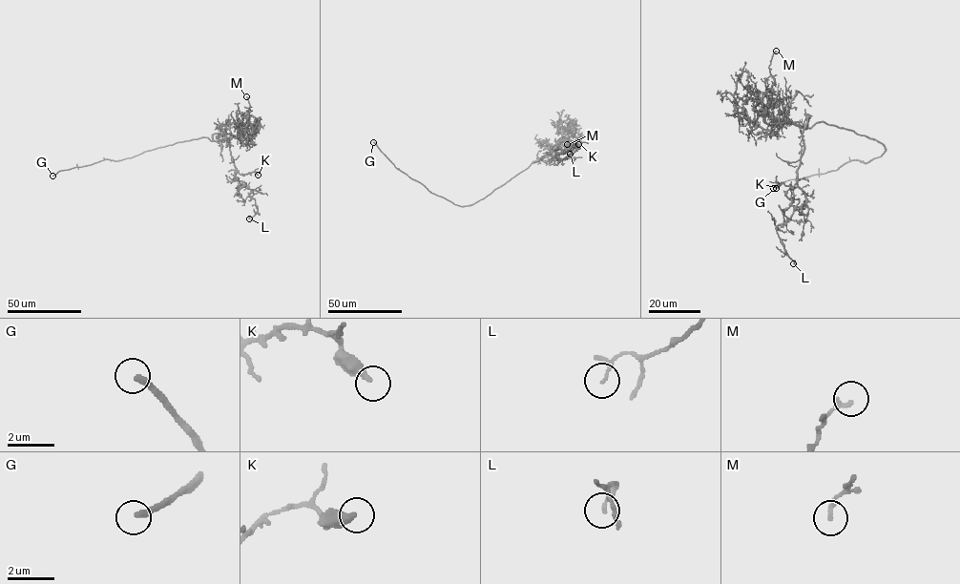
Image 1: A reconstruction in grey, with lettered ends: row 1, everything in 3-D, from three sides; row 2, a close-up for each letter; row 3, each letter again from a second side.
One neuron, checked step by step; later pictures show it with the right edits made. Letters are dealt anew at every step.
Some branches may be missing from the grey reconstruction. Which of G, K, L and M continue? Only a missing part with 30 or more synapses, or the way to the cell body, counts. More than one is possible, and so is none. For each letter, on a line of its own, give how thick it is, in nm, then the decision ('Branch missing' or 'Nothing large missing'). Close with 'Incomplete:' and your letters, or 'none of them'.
G: Thickness 280 nm. Branch missing
K: Thickness 360 nm. Nothing large missing
L: Thickness 80 nm. Nothing large missing
M: Thickness 150 nm. Nothing large missing
Incomplete: G

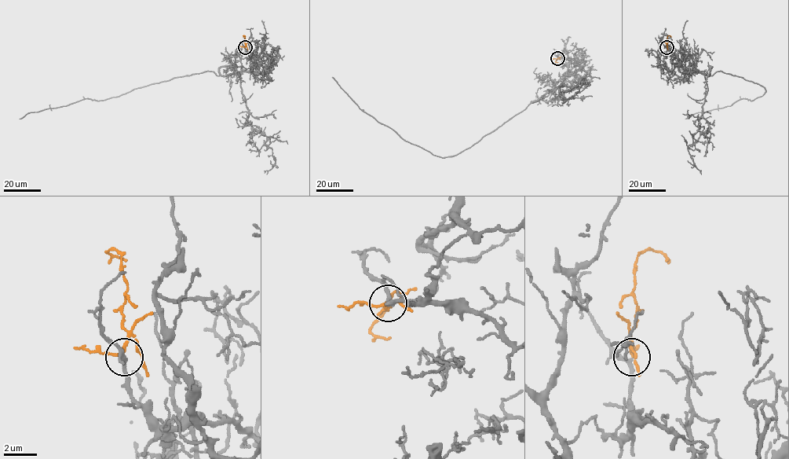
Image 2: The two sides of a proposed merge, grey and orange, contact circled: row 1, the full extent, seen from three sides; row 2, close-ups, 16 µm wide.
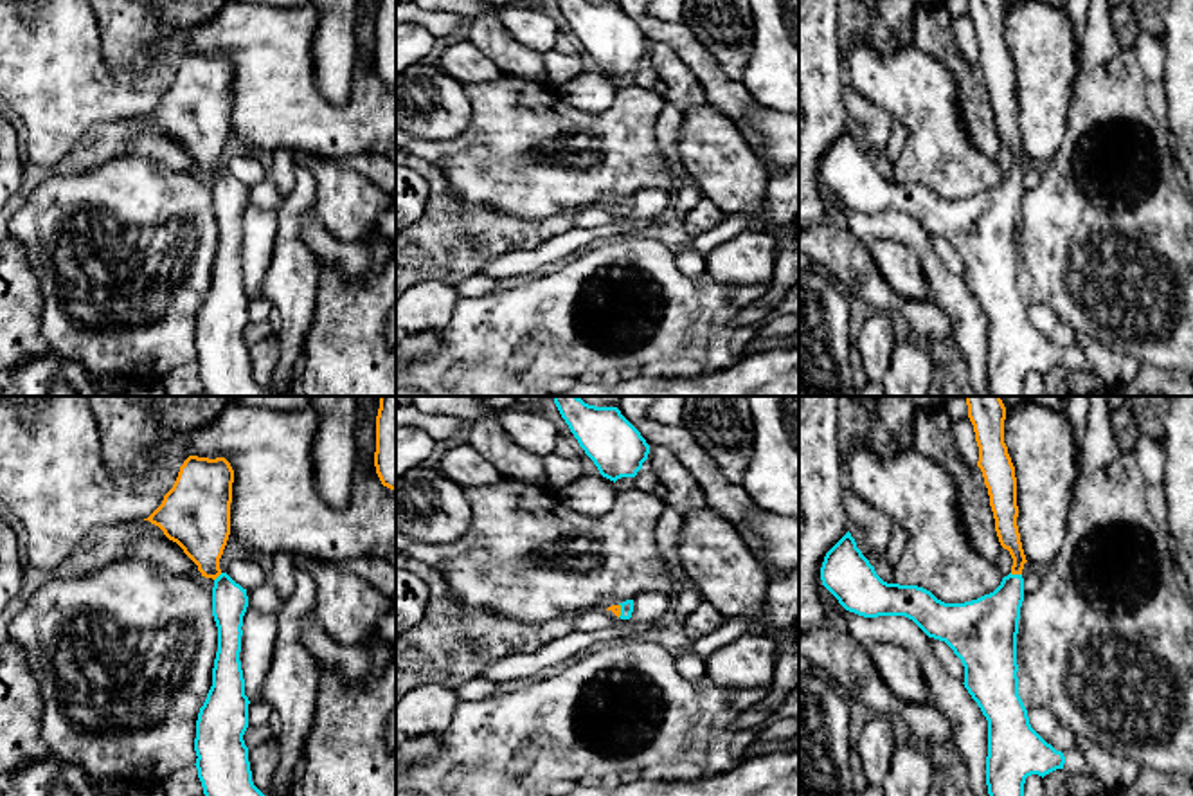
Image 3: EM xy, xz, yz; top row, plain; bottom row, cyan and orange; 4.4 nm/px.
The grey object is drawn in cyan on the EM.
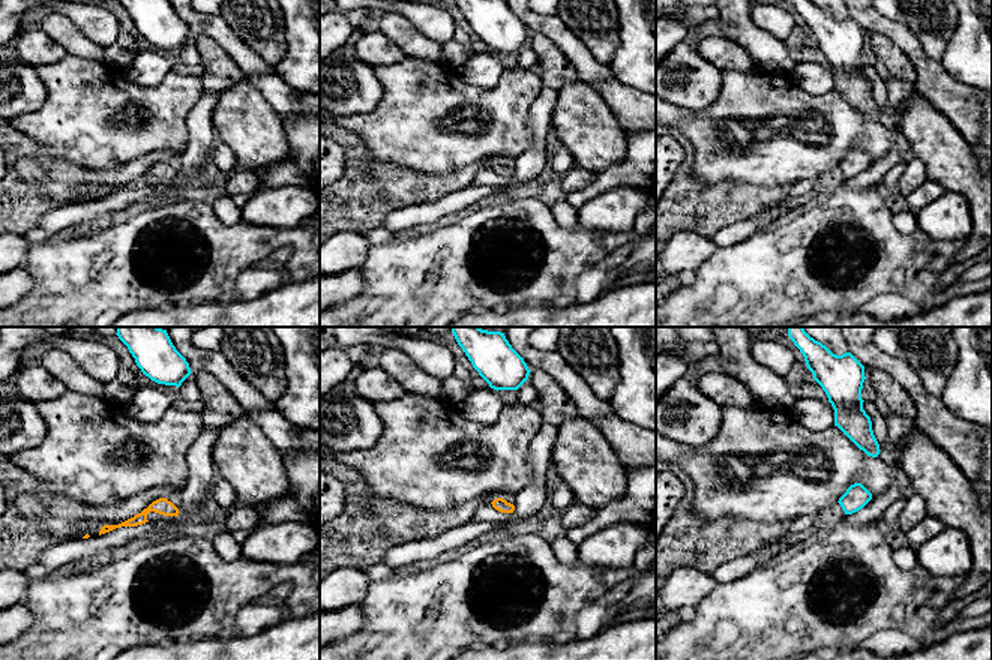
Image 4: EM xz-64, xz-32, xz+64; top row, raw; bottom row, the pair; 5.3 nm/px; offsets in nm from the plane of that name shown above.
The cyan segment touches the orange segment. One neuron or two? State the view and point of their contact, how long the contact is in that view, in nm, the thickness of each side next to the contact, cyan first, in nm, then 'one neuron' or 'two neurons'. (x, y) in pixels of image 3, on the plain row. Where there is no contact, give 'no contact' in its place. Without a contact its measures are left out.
meets cyan in yz at (1015, 171); contact 60 nm long; 260 nm thick on the cyan side, 100 nm on the other; one neuron

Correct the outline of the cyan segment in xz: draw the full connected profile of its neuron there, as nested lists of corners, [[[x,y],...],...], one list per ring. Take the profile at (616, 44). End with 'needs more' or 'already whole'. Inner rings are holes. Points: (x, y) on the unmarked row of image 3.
[[[556,0],[561,14],[599,70],[610,77],[635,74],[650,41],[617,4]]] | already whole

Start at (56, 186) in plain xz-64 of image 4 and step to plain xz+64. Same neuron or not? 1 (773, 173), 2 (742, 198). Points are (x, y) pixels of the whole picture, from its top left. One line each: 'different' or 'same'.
1: different
2: same

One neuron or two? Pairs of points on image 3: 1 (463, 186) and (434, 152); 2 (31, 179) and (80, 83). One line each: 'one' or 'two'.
1: one
2: two

